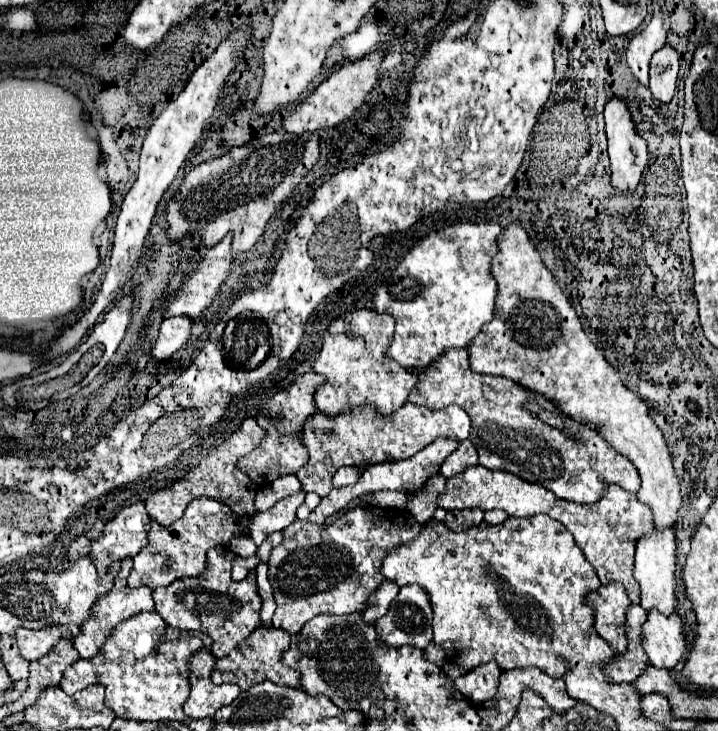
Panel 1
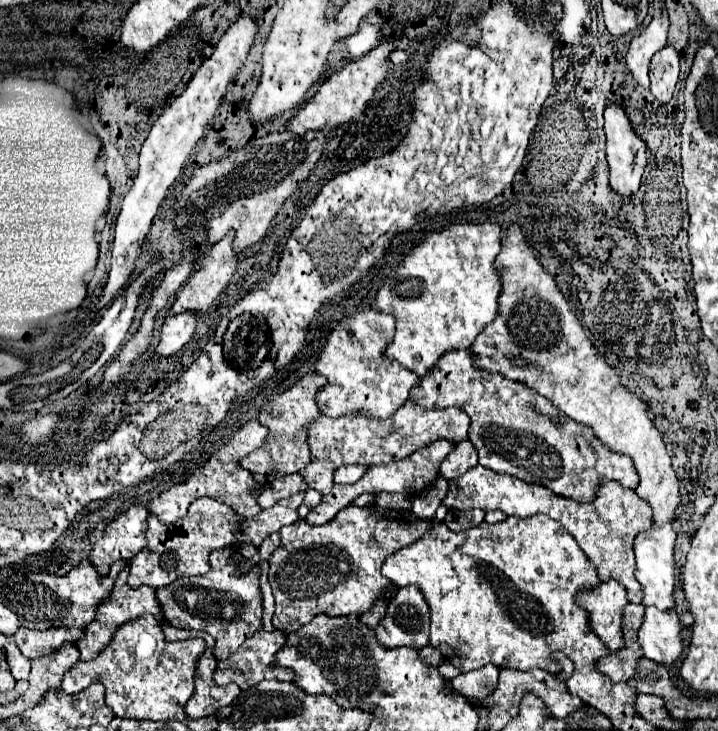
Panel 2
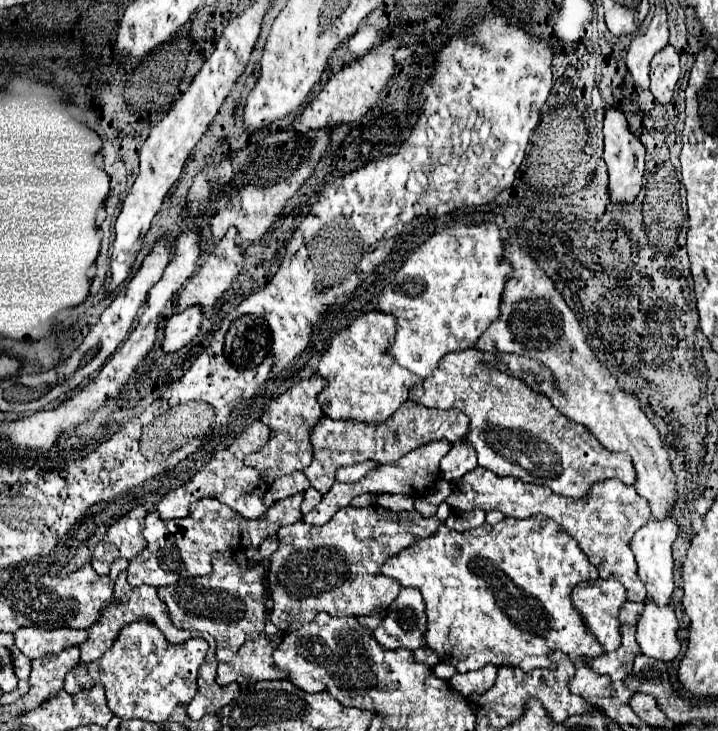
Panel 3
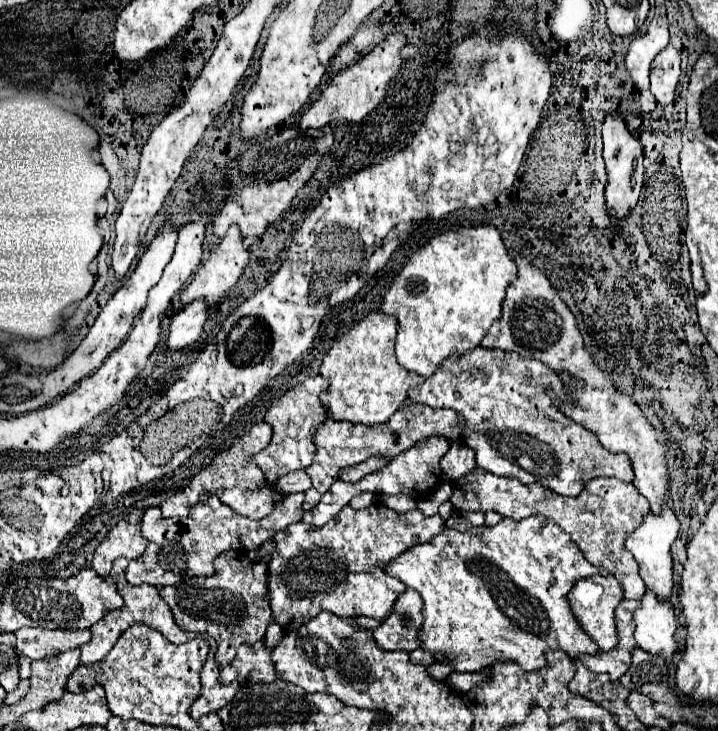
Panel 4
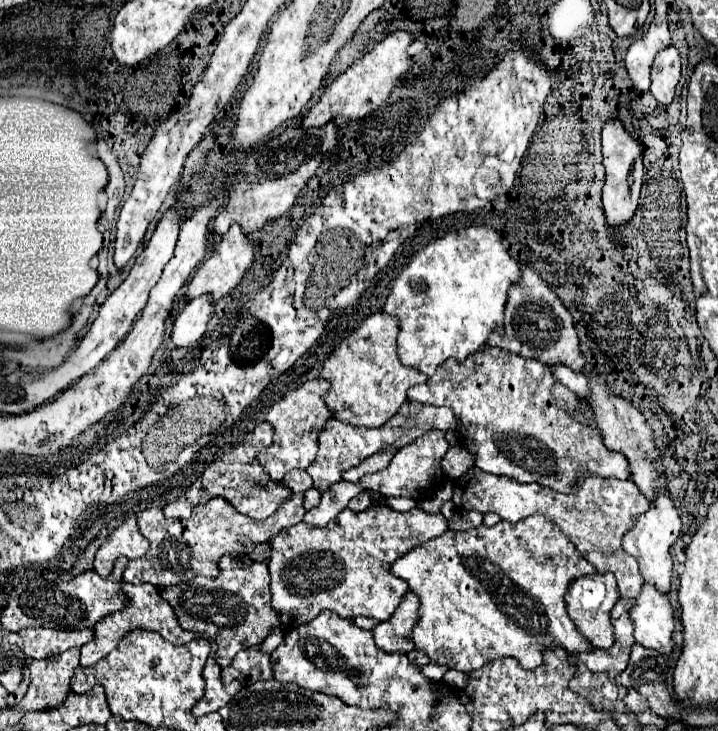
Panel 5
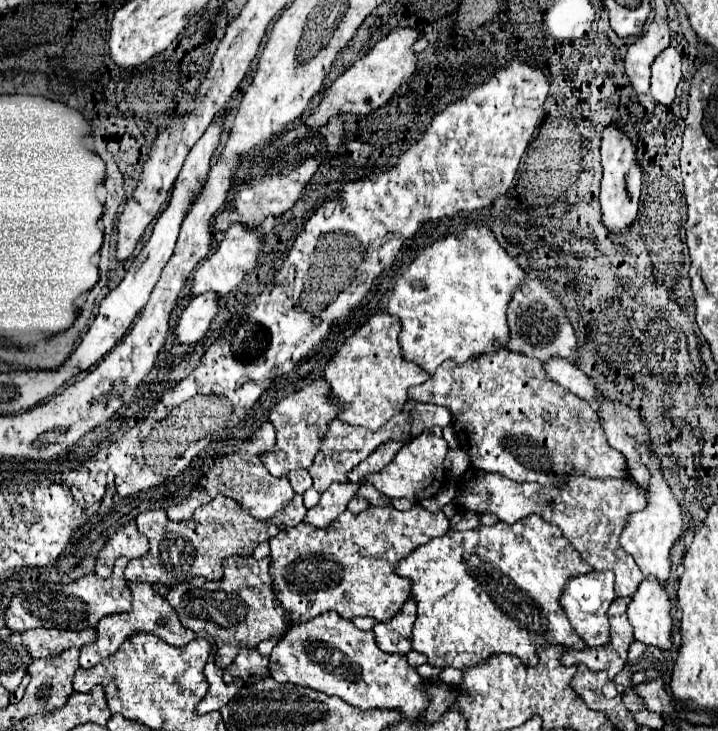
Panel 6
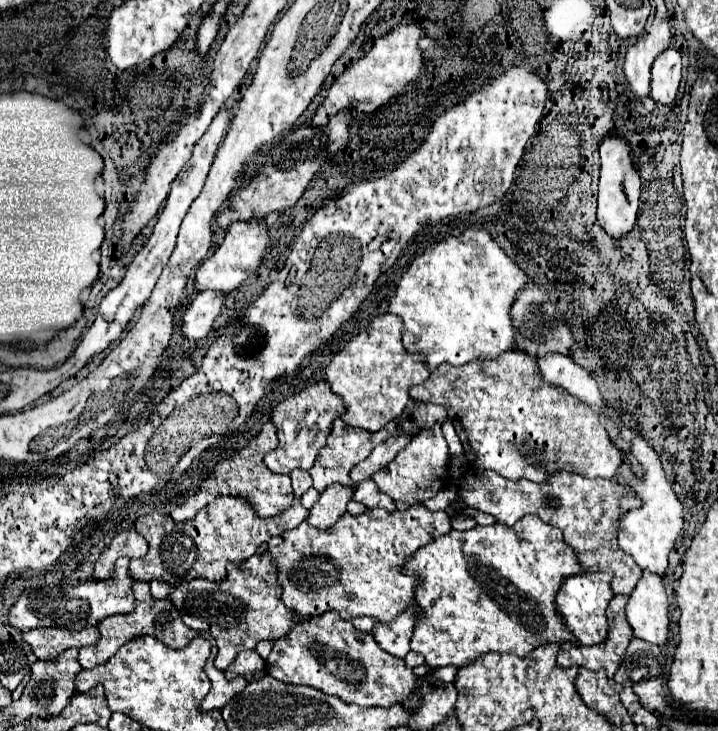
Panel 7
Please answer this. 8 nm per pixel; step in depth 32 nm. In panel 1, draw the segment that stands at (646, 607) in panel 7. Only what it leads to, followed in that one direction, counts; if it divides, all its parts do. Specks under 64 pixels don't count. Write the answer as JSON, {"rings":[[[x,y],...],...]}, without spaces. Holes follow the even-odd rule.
{"rings":[[[648,612],[648,620],[642,626],[644,650],[656,668],[674,670],[686,652],[686,628],[680,616],[664,616],[660,612]]]}

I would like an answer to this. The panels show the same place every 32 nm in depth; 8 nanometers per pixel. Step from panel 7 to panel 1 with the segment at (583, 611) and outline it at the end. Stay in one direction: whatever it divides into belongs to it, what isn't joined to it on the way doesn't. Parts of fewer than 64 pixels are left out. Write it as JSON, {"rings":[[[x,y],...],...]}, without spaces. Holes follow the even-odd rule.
{"rings":[[[620,582],[600,586],[594,594],[588,596],[588,604],[592,604],[596,612],[596,630],[598,634],[612,644],[616,652],[628,650],[628,638],[626,638],[626,610],[632,604],[626,596],[626,590]]]}

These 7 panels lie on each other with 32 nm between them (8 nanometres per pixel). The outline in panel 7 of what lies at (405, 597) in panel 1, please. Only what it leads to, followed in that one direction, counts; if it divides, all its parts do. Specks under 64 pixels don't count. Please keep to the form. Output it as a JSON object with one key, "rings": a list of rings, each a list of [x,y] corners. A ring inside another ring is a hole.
{"rings":[[[406,608],[400,616],[396,616],[396,620],[382,624],[378,622],[374,626],[374,638],[378,642],[378,646],[392,654],[392,656],[400,656],[404,658],[410,652],[410,638],[412,638],[412,628],[414,628],[414,608]]]}

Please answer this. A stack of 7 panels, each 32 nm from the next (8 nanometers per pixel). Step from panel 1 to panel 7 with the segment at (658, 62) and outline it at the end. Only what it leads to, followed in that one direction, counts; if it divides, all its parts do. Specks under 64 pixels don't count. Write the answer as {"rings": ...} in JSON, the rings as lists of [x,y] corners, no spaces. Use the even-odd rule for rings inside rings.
{"rings":[[[676,48],[662,52],[652,64],[652,98],[660,104],[672,104],[682,80],[682,62]]]}

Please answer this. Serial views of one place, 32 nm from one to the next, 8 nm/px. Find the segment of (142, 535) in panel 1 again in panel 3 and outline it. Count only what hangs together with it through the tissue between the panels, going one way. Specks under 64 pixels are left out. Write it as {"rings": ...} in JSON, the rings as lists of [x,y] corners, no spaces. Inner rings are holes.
{"rings":[[[144,506],[132,508],[114,522],[108,528],[106,536],[96,544],[90,562],[100,576],[108,576],[110,566],[116,558],[132,560],[136,554],[140,554],[140,550],[146,548],[146,540],[142,536],[146,514],[148,510]]]}

